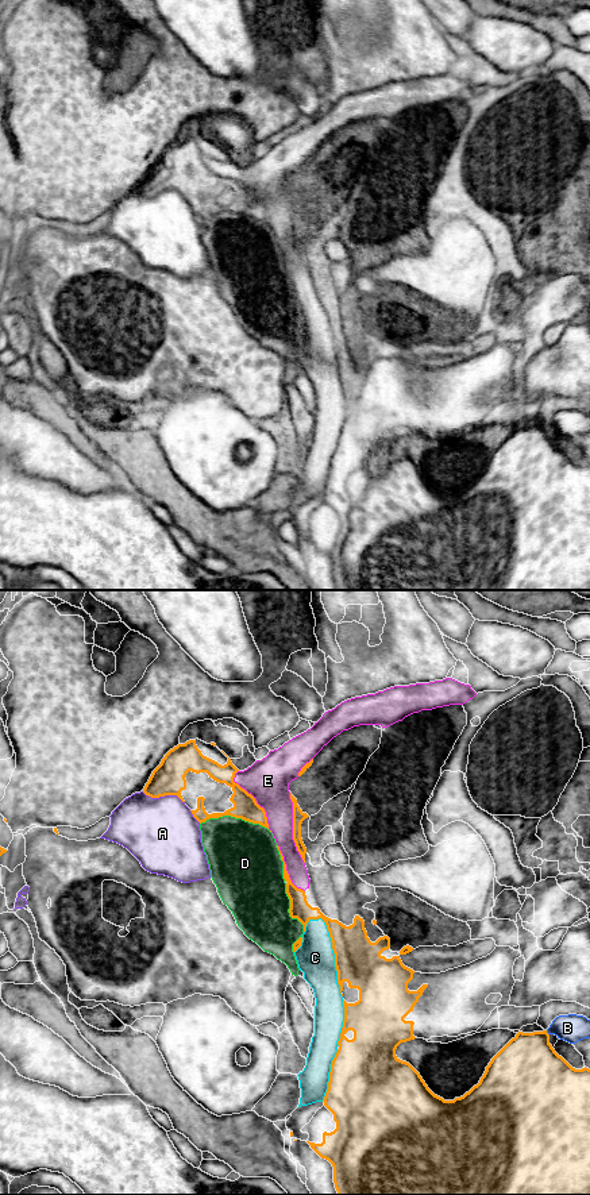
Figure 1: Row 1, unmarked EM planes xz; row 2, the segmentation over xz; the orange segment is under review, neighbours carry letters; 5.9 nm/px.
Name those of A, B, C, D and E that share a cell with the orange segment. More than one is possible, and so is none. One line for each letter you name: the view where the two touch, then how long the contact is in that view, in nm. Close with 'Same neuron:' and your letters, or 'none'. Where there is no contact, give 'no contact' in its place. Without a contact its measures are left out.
Same neuron: none

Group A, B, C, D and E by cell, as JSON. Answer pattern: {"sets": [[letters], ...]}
{"sets": [["A"], ["B"], ["C", "E"], ["D"]]}

